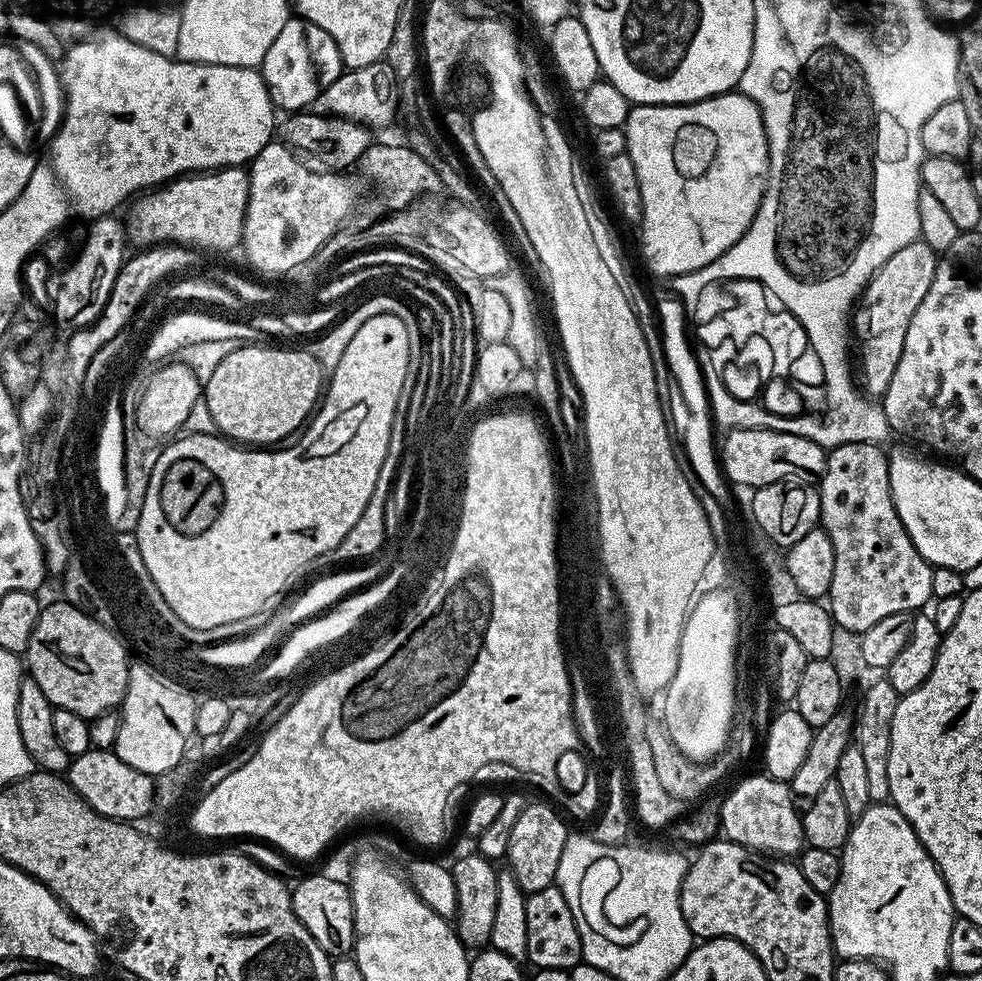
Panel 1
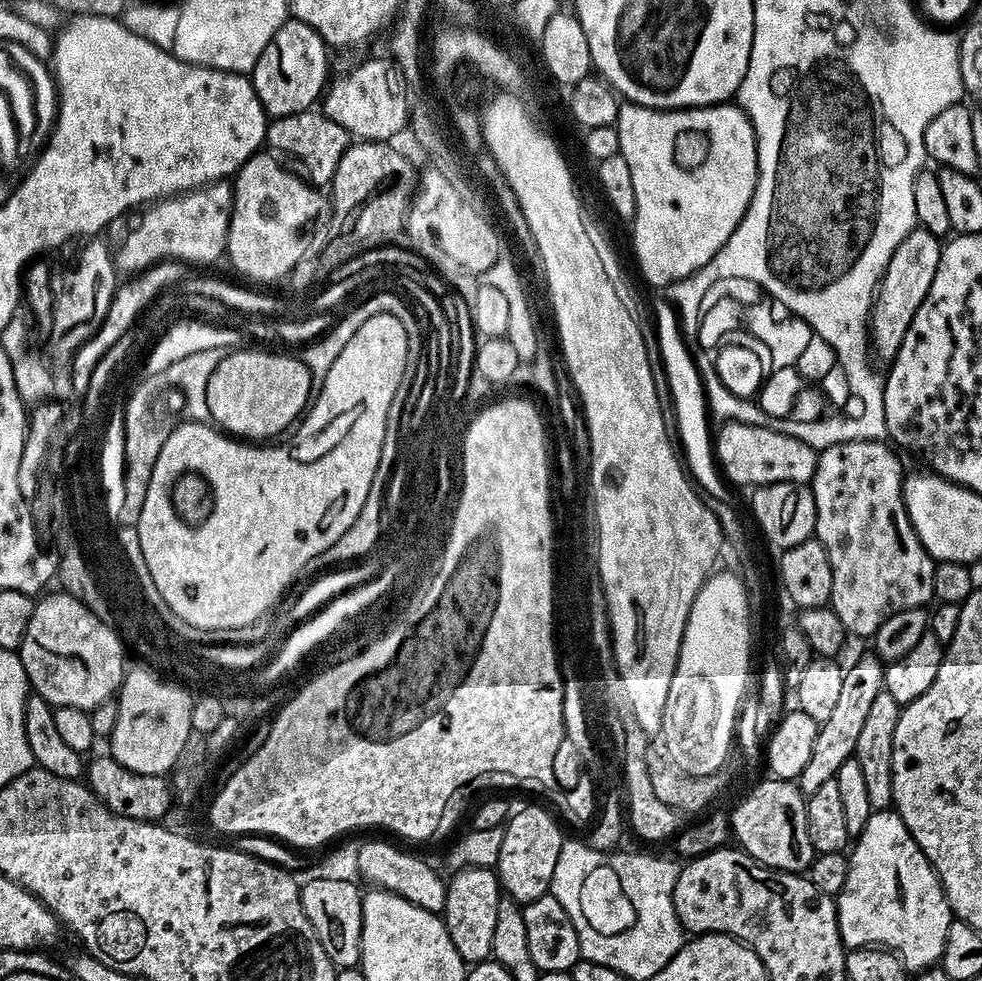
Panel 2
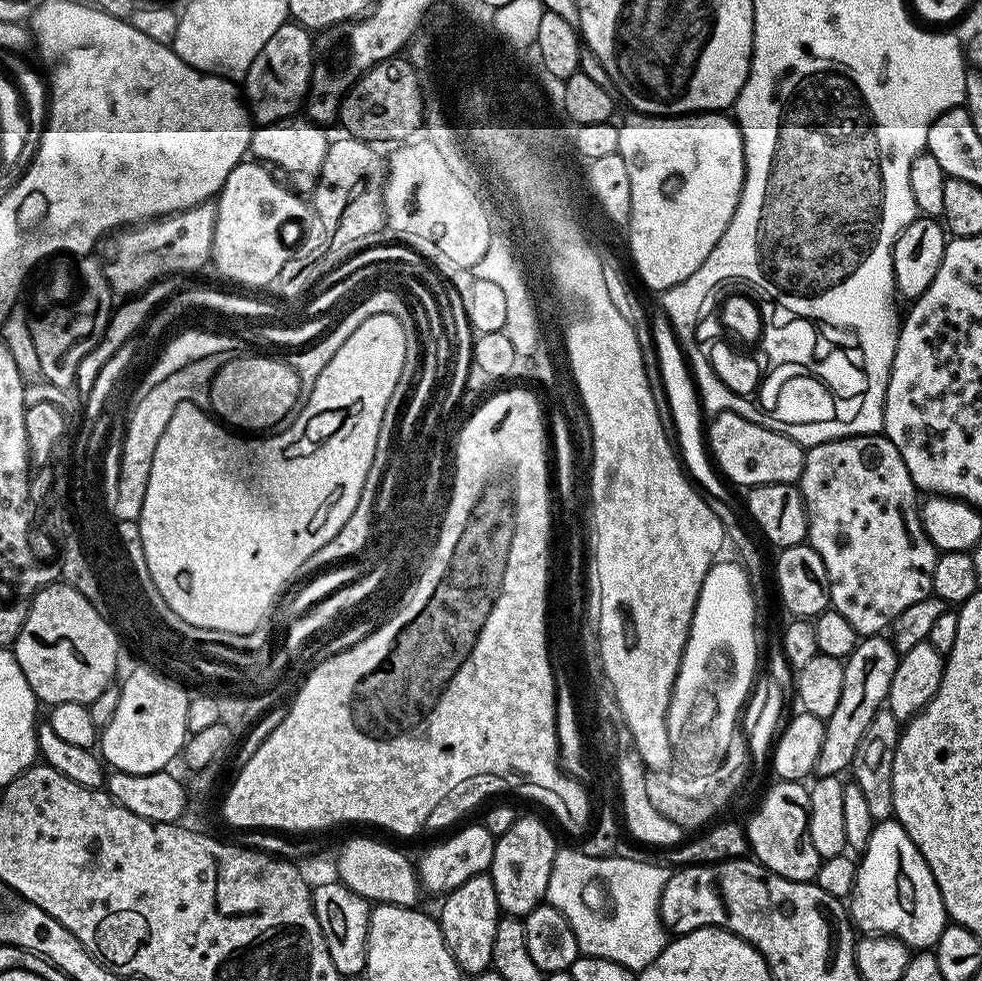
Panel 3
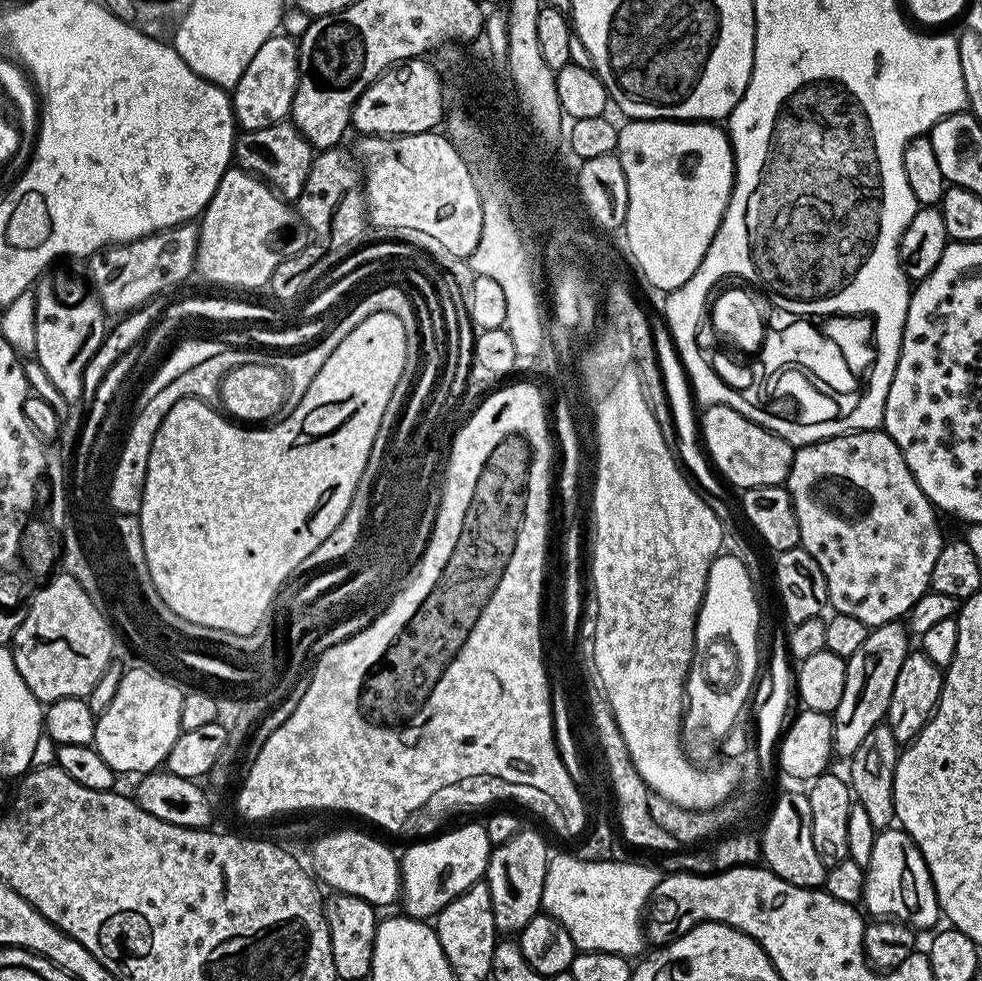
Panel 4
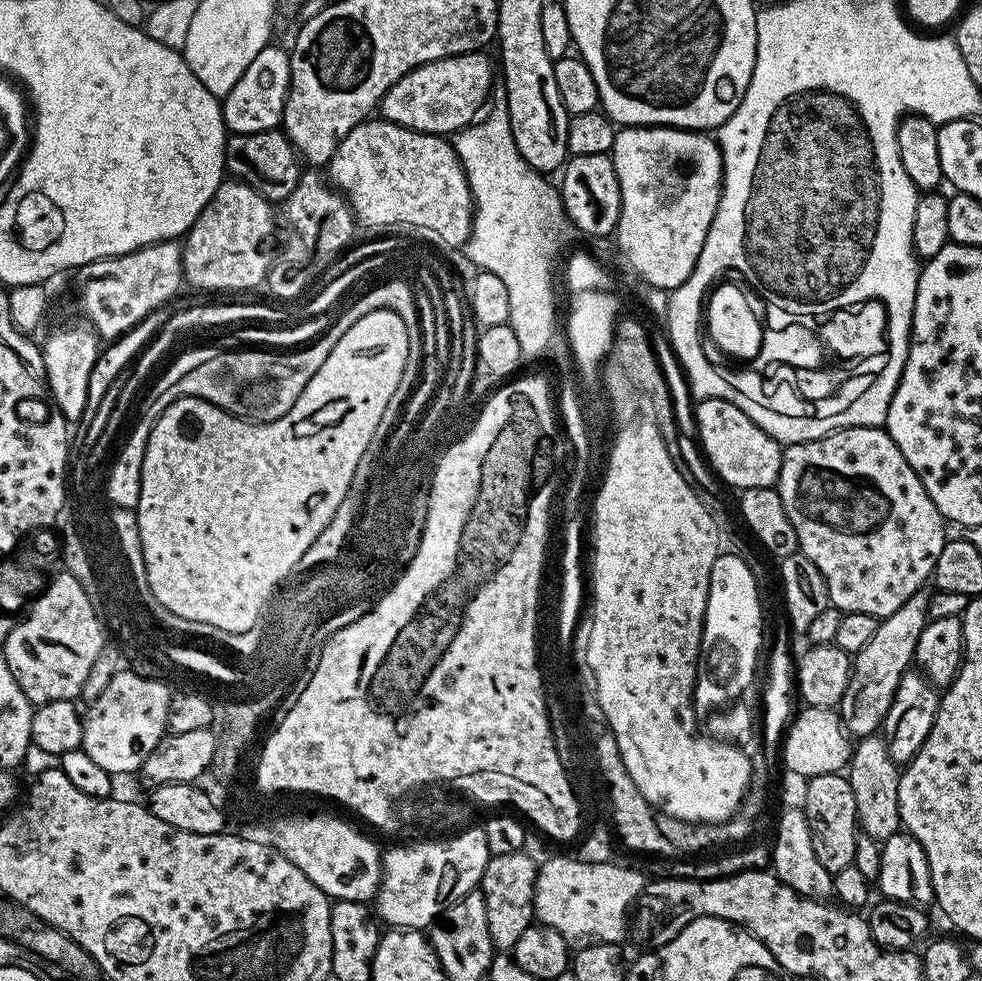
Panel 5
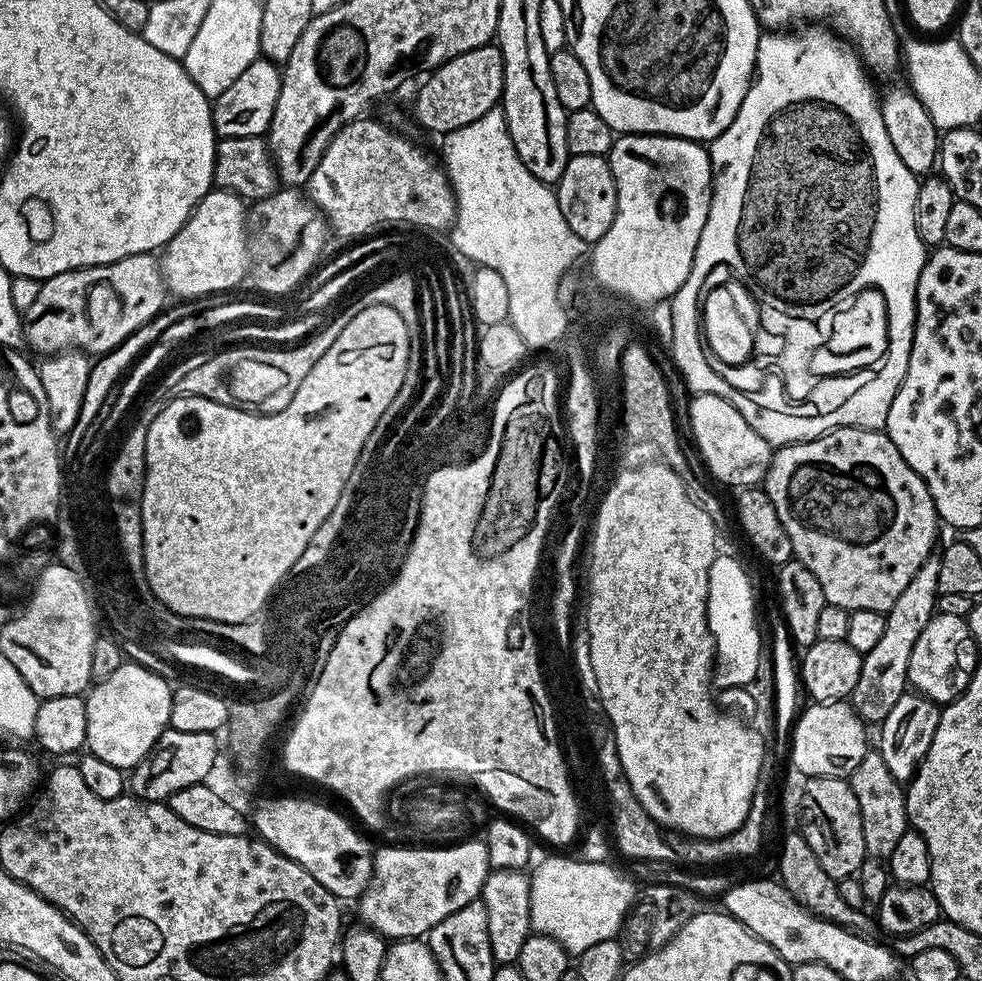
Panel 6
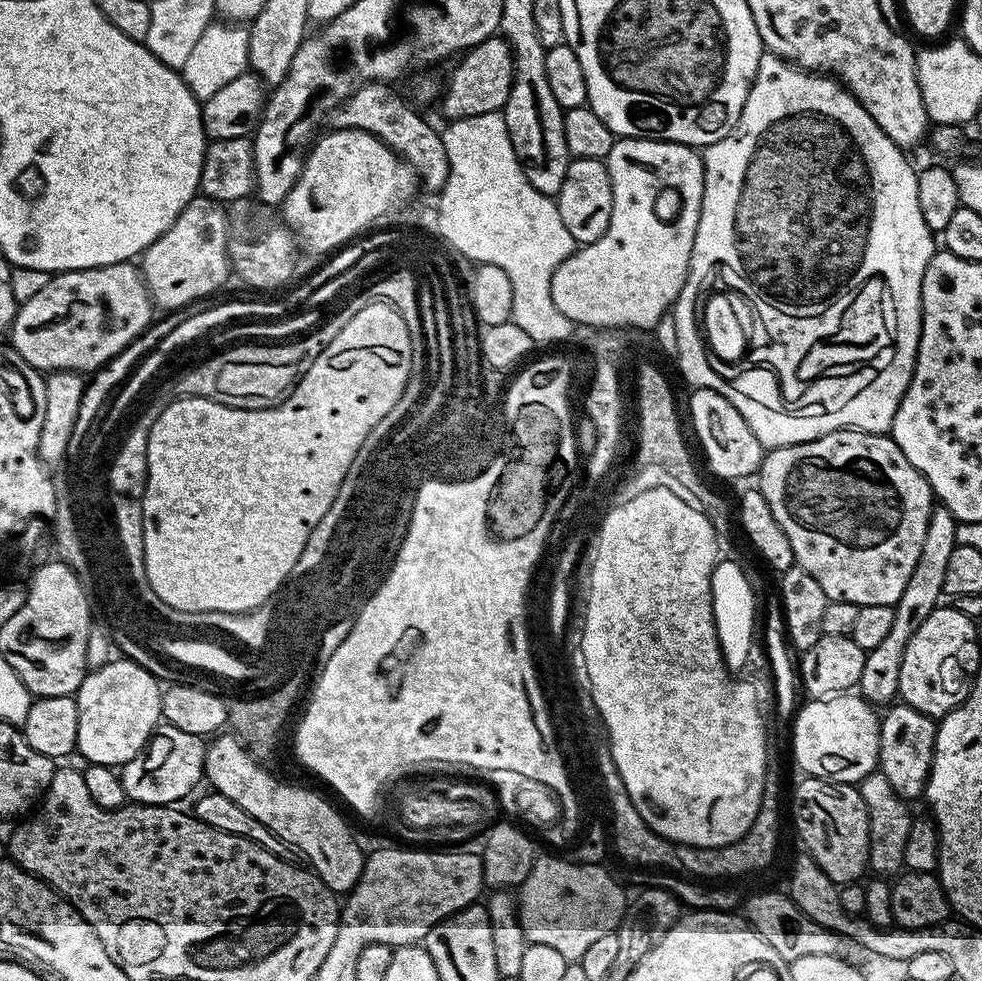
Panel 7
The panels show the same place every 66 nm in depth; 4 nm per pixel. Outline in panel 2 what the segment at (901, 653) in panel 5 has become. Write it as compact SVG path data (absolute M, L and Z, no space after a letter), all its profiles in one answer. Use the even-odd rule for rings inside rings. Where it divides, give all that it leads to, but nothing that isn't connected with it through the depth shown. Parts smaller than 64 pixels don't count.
M875 654L862 657L853 668L844 668L838 702L834 705L830 718L826 718L826 722L819 725L814 738L814 750L810 750L810 762L802 766L802 774L798 778L798 787L805 797L812 796L814 790L819 790L824 783L835 780L838 770L842 770L842 762L855 757L858 733L866 723L870 705L874 698L878 698L878 694L884 691L884 670L885 665Z

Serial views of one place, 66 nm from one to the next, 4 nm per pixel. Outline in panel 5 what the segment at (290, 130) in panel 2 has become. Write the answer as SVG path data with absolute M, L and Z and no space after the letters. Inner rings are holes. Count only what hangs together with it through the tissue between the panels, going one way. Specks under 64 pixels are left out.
M283 131L259 132L258 134L229 135L224 141L224 171L233 180L239 180L241 184L250 186L254 191L263 196L269 202L284 202L288 195L299 184L302 173L302 164L298 154L292 149Z

